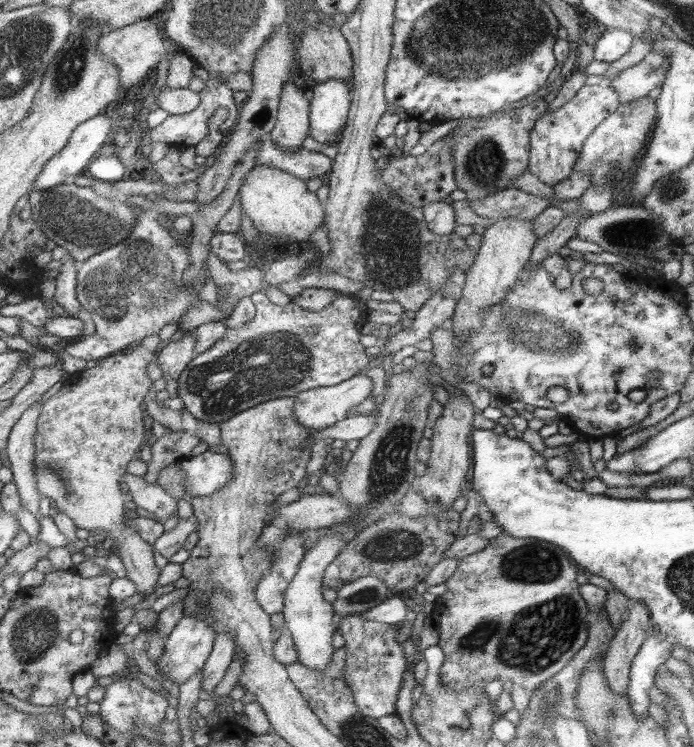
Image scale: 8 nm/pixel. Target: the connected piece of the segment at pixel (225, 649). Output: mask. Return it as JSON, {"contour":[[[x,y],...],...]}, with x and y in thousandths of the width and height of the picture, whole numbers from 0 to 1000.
{"contour":[[[326,843],[323,849],[314,847],[308,855],[307,870],[301,877],[300,886],[290,896],[290,920],[294,926],[305,928],[334,889],[339,871],[337,847],[339,845]]]}

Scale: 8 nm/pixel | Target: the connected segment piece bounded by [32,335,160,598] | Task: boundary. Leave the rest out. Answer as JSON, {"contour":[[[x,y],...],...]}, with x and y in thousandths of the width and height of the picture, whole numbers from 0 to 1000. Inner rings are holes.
{"contour":[[[228,448],[206,452],[195,463],[187,463],[184,467],[179,467],[171,473],[160,474],[159,477],[148,479],[141,485],[140,490],[130,494],[121,494],[112,501],[104,501],[101,506],[91,513],[91,518],[86,523],[73,530],[59,544],[59,550],[53,560],[53,578],[52,582],[49,582],[52,609],[46,613],[46,629],[49,629],[49,637],[52,637],[52,656],[55,656],[62,665],[78,669],[78,672],[81,672],[81,679],[86,680],[89,687],[104,695],[111,707],[122,707],[134,714],[146,712],[151,715],[154,719],[154,728],[150,736],[166,740],[174,748],[182,760],[183,774],[196,782],[199,795],[209,797],[209,801],[212,798],[216,799],[216,797],[222,795],[226,790],[225,782],[228,782],[228,766],[231,766],[231,760],[225,760],[225,755],[222,755],[222,750],[219,750],[219,747],[222,747],[222,744],[219,744],[219,731],[216,731],[213,726],[207,726],[207,723],[202,720],[202,715],[196,715],[196,711],[190,708],[192,704],[187,704],[187,707],[176,704],[176,699],[179,699],[179,672],[176,672],[173,645],[176,645],[176,637],[183,635],[182,627],[184,627],[187,616],[193,613],[193,602],[199,602],[199,597],[202,597],[202,592],[205,592],[205,586],[207,586],[207,578],[210,578],[207,565],[205,565],[207,554],[205,554],[205,544],[202,544],[202,541],[205,541],[207,530],[213,527],[216,514],[219,514],[219,509],[216,509],[213,501],[210,501],[210,487],[223,485],[223,481],[226,479],[225,466],[228,466],[228,458],[231,458],[231,451]]]}

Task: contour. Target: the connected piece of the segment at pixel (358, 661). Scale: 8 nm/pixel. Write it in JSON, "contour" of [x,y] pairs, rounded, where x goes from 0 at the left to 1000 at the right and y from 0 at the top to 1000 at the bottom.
{"contour":[[[513,821],[493,826],[486,845],[497,854],[497,908],[507,922],[509,940],[517,945],[522,957],[532,961],[548,963],[568,957],[568,942],[585,892],[582,871],[571,859],[573,843],[568,843],[568,837],[526,830],[520,821]]]}

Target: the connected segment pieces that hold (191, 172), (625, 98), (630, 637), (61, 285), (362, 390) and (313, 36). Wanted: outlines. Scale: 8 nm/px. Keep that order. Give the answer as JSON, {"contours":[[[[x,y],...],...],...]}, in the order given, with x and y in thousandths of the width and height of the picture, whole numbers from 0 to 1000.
{"contours":[[[[245,197],[242,205],[226,217],[218,217],[222,230],[229,233],[231,242],[249,249],[251,246],[268,246],[284,238],[301,222],[308,221],[311,205],[300,209],[295,220],[290,224],[268,224],[258,216],[261,201],[254,197]]],[[[961,67],[932,72],[916,88],[901,91],[890,98],[876,115],[889,120],[895,138],[908,138],[934,129],[954,112],[964,92]]],[[[914,803],[911,814],[903,818],[903,829],[886,845],[885,854],[873,869],[869,886],[870,904],[876,906],[878,921],[882,921],[883,926],[889,926],[889,929],[901,929],[912,881],[932,854],[931,841],[934,841],[937,830],[935,817],[931,810],[927,806],[921,806],[921,803]]],[[[99,341],[92,344],[86,365],[81,372],[81,387],[76,396],[79,402],[101,423],[111,423],[115,404],[110,396],[111,361],[114,352]]],[[[513,501],[501,509],[493,510],[484,517],[458,518],[445,523],[435,523],[425,530],[422,541],[424,557],[429,568],[447,577],[461,577],[465,573],[478,572],[490,566],[506,554],[506,549],[523,539],[535,526],[536,518],[542,517],[542,507],[524,501]]],[[[465,32],[461,37],[441,37],[428,68],[427,88],[431,98],[447,102],[458,111],[470,110],[476,106],[501,107],[509,104],[510,80],[507,67],[497,54],[491,40],[480,32]]]]}

